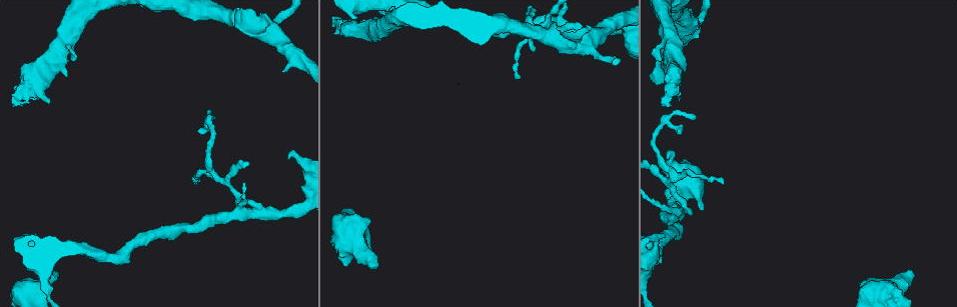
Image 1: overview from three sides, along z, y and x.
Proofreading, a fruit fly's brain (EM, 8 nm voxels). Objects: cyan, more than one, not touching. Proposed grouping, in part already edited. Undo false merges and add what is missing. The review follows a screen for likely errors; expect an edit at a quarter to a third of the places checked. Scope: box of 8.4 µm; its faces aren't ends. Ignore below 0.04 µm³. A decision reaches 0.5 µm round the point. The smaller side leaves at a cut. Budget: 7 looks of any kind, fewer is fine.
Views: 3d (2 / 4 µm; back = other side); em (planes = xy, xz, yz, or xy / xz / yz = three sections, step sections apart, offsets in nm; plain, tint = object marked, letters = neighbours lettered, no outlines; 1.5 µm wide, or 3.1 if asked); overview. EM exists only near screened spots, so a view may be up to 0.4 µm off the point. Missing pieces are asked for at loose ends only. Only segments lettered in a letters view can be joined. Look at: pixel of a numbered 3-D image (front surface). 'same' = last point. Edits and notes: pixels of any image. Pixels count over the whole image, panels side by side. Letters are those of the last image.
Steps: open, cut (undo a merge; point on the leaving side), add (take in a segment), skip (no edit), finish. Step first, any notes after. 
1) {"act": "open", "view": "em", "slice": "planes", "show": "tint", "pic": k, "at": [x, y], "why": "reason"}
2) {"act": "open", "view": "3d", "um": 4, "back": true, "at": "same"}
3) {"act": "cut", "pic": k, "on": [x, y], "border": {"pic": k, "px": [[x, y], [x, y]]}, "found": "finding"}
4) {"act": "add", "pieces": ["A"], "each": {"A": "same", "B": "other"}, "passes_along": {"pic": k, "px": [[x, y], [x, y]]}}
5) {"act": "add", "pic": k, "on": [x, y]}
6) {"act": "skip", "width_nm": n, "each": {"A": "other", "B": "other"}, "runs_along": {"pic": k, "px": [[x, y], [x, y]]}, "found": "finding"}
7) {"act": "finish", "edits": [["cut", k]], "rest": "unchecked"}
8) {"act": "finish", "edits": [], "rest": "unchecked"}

{"act": "open", "view": "em", "slice": "planes", "show": "letters", "pic": 1, "at": [687, 204], "why": "three-way junction"}

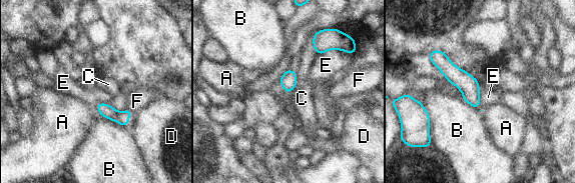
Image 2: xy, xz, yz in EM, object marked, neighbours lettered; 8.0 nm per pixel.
{"act": "skip", "each": {"A": "other", "B": "other", "C": "other", "D": "other", "E": "other", "F": "other"}, "border": {"pic": 2, "px": [[335, 48], [318, 54]]}, "found": "none of them fits"}

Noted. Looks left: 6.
{"act": "open", "view": "em", "slice": "planes", "show": "letters", "pic": 1, "at": [287, 157], "why": "branch stops here"}

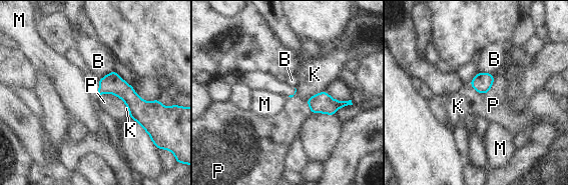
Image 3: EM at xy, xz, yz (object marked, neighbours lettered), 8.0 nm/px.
{"act": "skip", "each": {"B": "other", "K": "other", "M": "other", "P": "other"}, "border": {"pic": 3, "px": [[493, 75], [492, 86], [476, 92]]}, "found": "no lettered segment goes on from it"}

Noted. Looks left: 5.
{"act": "open", "view": "3d", "um": 4, "pic": 1, "at": [672, 100]}

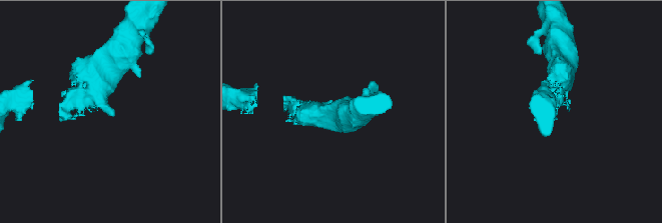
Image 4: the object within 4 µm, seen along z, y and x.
{"act": "open", "view": "em", "slice": "xz", "step": 8, "show": "letters", "pic": 4, "at": [114, 114]}

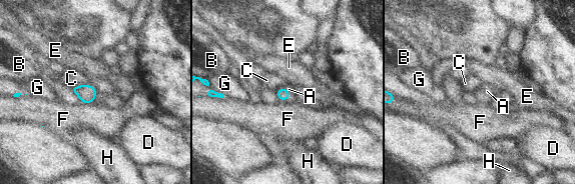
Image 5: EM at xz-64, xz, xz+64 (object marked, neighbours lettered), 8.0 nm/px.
{"act": "open", "view": "em", "slice": "planes", "show": "letters", "at": "same", "why": "cut it another way"}

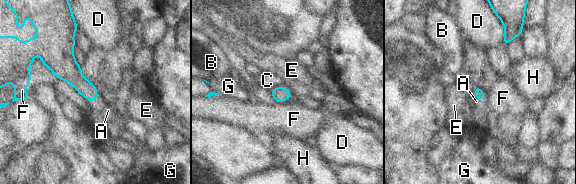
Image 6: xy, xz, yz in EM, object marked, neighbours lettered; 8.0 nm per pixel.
{"act": "add", "pic": 6, "on": [476, 101], "each": {"A": "same", "B": "other", "C": "other", "D": "other", "E": "other", "F": "other", "G": "other", "H": "other"}, "passes_along": {"pic": 6, "px": [[479, 94], [478, 98], [476, 101]]}, "found": "it goes on there"}

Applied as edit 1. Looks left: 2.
{"act": "finish", "edits": [["add", 6]], "rest": "unchecked"}

